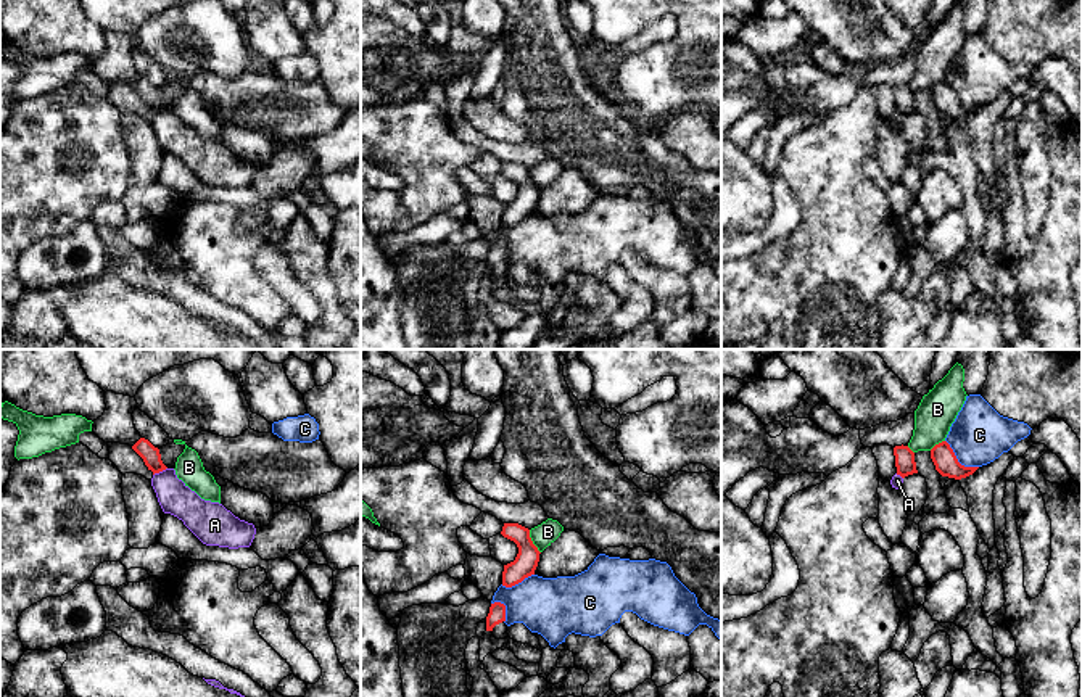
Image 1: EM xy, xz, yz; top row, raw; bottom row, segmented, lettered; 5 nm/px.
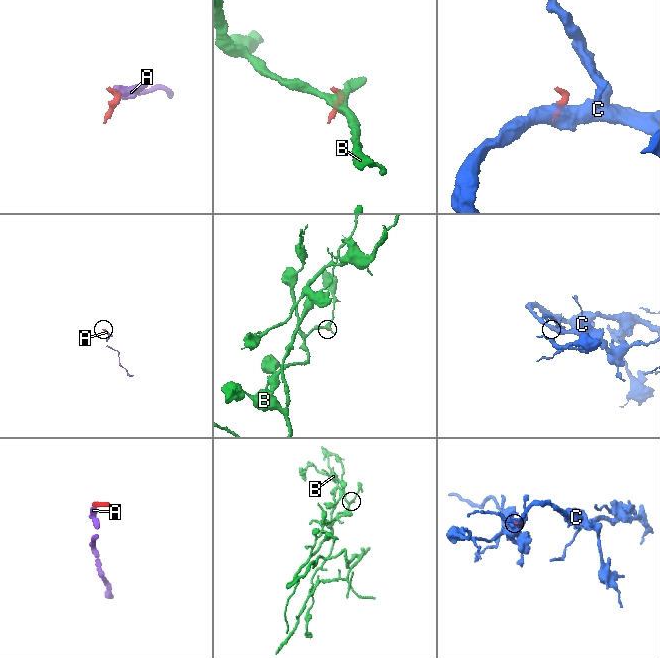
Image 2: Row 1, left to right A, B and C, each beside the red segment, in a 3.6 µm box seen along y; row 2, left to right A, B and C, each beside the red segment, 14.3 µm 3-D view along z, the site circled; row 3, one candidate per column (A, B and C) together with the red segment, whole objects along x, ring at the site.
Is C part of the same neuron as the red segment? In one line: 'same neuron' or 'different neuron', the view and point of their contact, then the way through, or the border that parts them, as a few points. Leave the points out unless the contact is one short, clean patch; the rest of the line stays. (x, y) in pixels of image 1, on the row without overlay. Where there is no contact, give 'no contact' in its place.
different neuron; meets red in yz at (957, 100); border along yz (945, 79), (962, 103), (978, 107)

